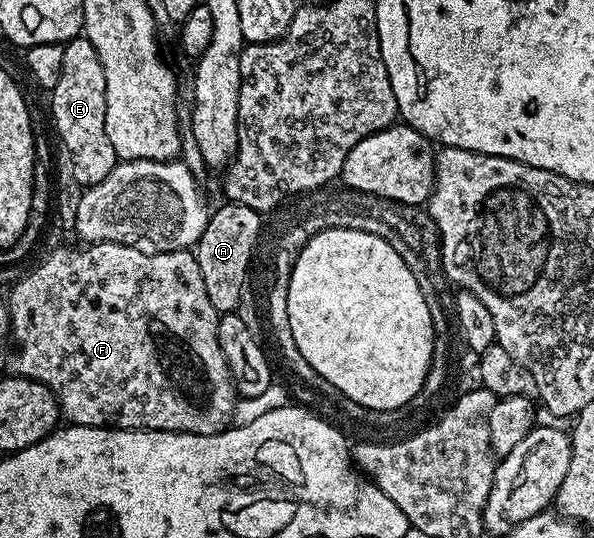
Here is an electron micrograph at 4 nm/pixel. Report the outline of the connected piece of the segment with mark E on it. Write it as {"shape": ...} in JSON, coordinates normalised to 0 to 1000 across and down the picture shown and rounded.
{"shape":[[[126,69],[108,84],[104,141],[84,167],[84,180],[88,225],[114,283],[123,333],[135,348],[172,340],[199,305],[199,294],[192,273],[185,273],[185,258],[178,258],[178,139],[172,132],[172,110],[165,110],[165,95],[158,95],[158,80],[148,69]]]}

